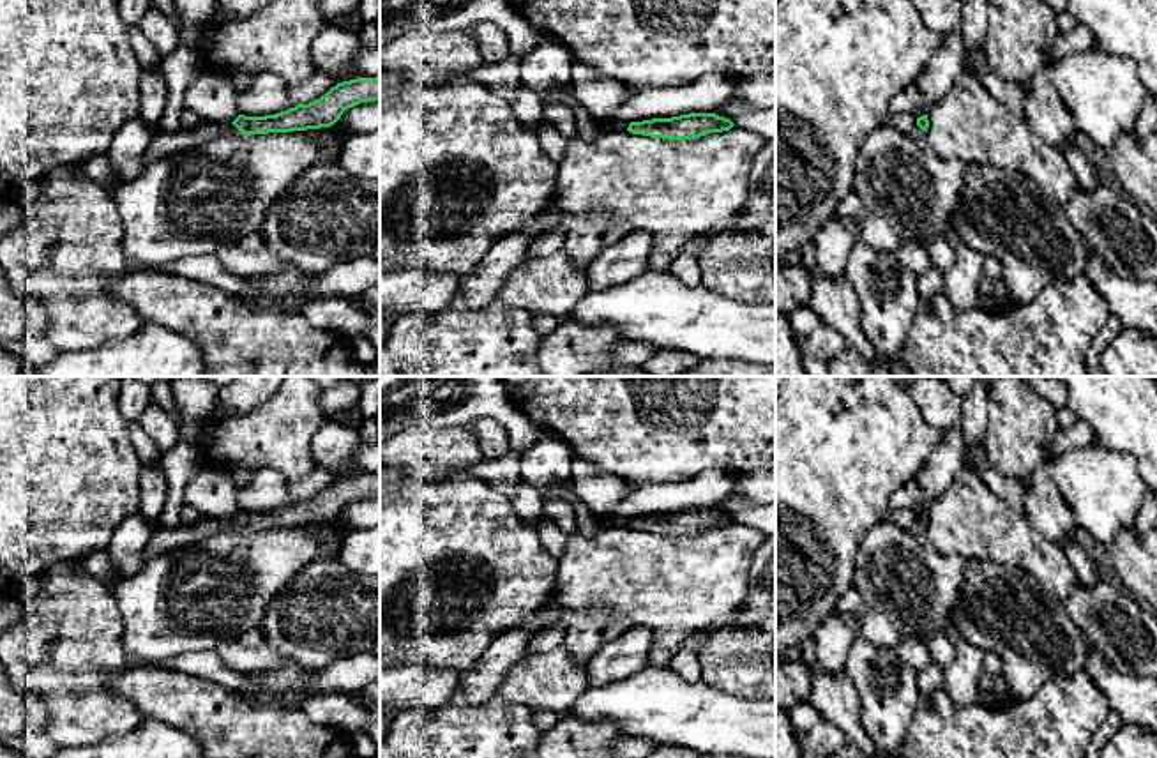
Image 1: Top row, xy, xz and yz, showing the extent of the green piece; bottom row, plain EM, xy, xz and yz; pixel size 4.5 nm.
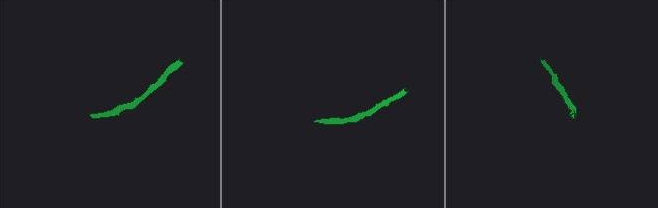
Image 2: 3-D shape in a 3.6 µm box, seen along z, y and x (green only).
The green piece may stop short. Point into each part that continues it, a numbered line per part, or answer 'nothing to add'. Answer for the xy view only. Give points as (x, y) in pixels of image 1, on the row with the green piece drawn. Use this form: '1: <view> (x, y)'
1: xy (165, 144)

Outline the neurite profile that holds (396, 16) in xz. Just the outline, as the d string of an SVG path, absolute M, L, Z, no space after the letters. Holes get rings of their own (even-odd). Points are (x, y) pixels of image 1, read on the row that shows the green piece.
M380 0L380 48L417 27L454 30L484 21L505 32L510 55L519 58L546 39L509 0Z

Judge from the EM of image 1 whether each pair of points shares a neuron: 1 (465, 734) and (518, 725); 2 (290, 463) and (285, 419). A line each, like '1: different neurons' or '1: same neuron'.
1: same neuron
2: same neuron

